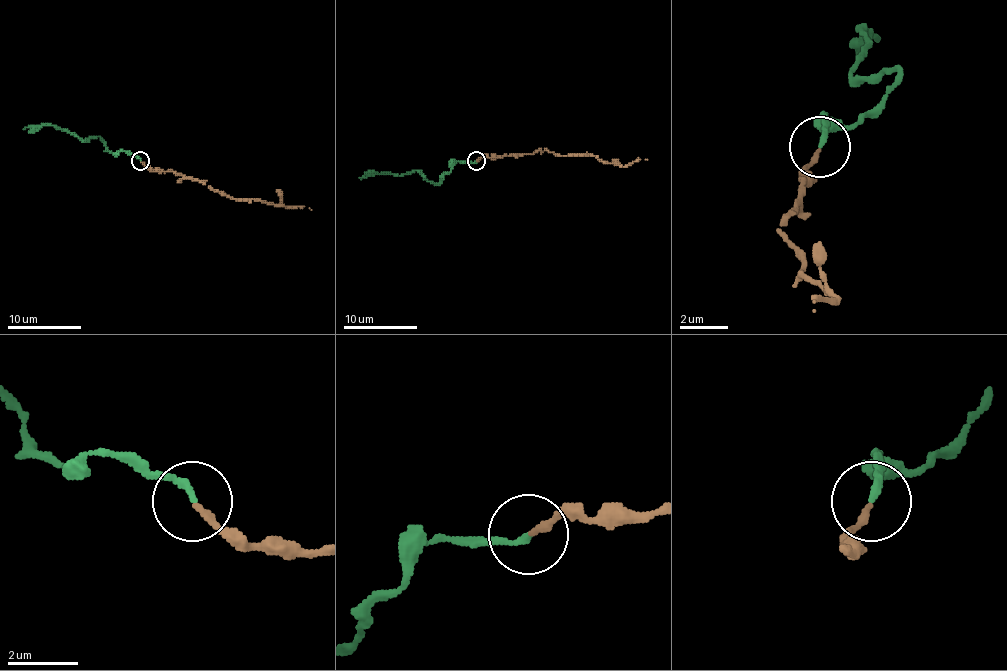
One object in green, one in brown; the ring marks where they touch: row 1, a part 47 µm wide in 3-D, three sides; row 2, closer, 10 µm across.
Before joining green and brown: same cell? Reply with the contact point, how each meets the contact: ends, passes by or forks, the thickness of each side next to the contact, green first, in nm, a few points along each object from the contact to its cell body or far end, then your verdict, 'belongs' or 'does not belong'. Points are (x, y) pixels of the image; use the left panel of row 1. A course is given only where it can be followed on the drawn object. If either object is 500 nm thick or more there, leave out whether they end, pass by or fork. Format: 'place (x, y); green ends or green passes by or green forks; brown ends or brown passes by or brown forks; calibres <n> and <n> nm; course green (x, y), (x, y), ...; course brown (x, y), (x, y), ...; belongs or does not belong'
place (140, 161); green ends; brown ends; calibres 170 and 180 nm; course green (140, 160), (122, 151), (115, 155), (100, 138), (80, 138), (52, 125), (32, 125), (23, 129); course brown (140, 162), (151, 169), (175, 171), (197, 178), (234, 199), (260, 199), (267, 204), (304, 206), (311, 210); does not belong

